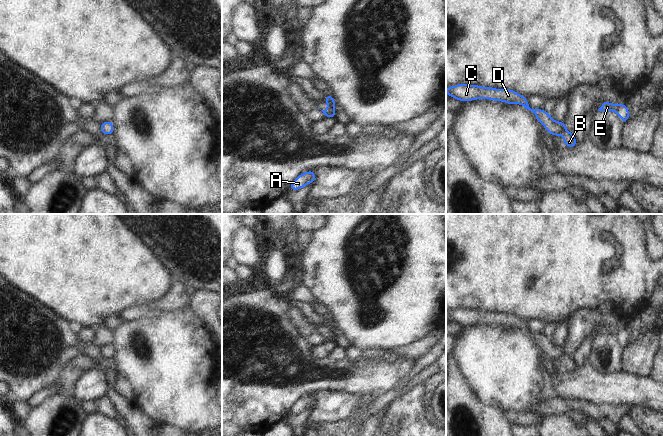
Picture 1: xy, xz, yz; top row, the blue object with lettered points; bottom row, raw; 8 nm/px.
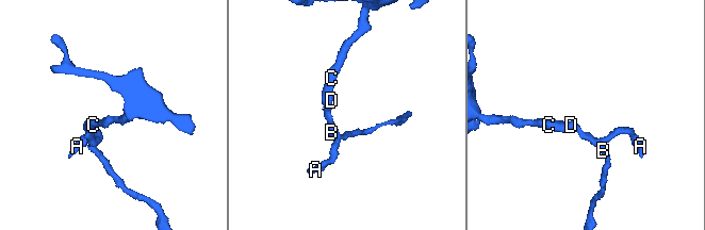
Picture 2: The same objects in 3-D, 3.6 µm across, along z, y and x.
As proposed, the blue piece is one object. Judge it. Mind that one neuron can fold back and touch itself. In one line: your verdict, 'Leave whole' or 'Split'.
Split

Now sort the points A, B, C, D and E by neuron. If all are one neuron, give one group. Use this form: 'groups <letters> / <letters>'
groups A C D E / B

